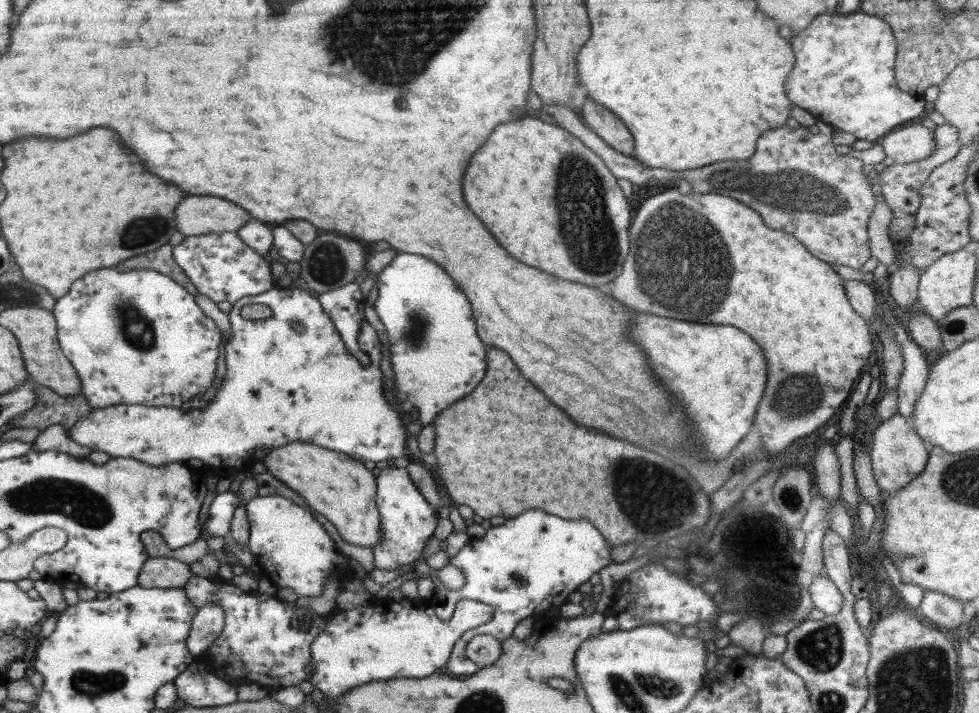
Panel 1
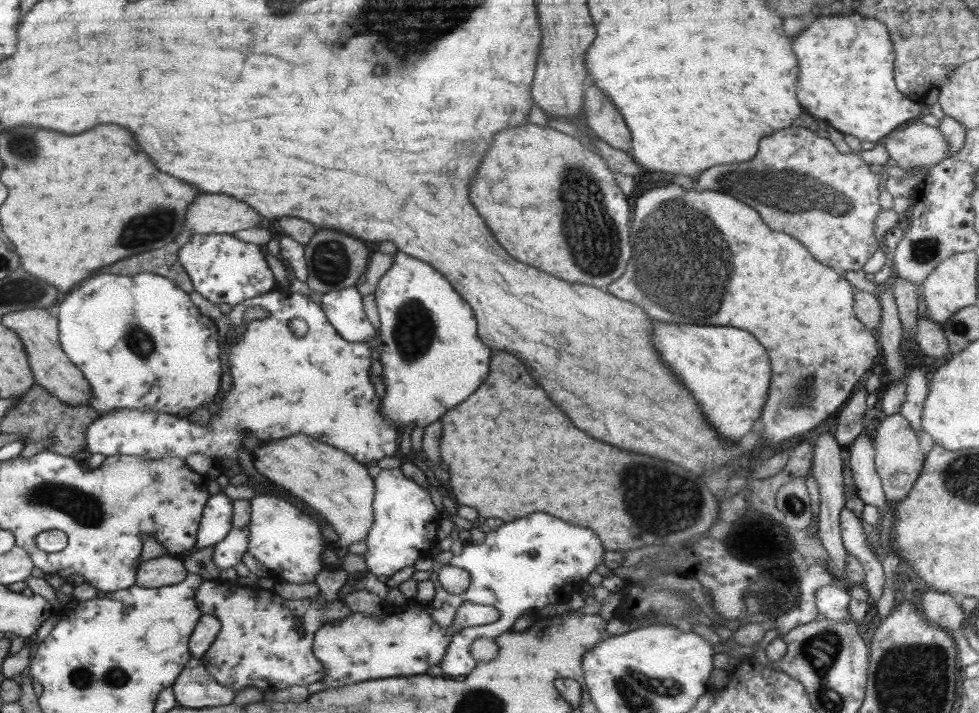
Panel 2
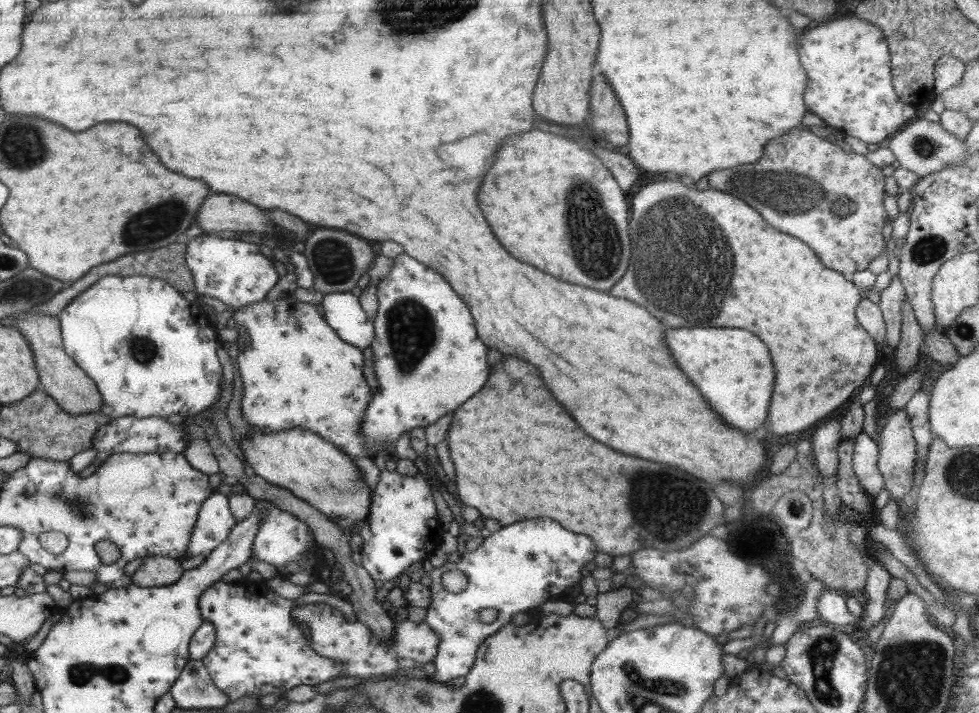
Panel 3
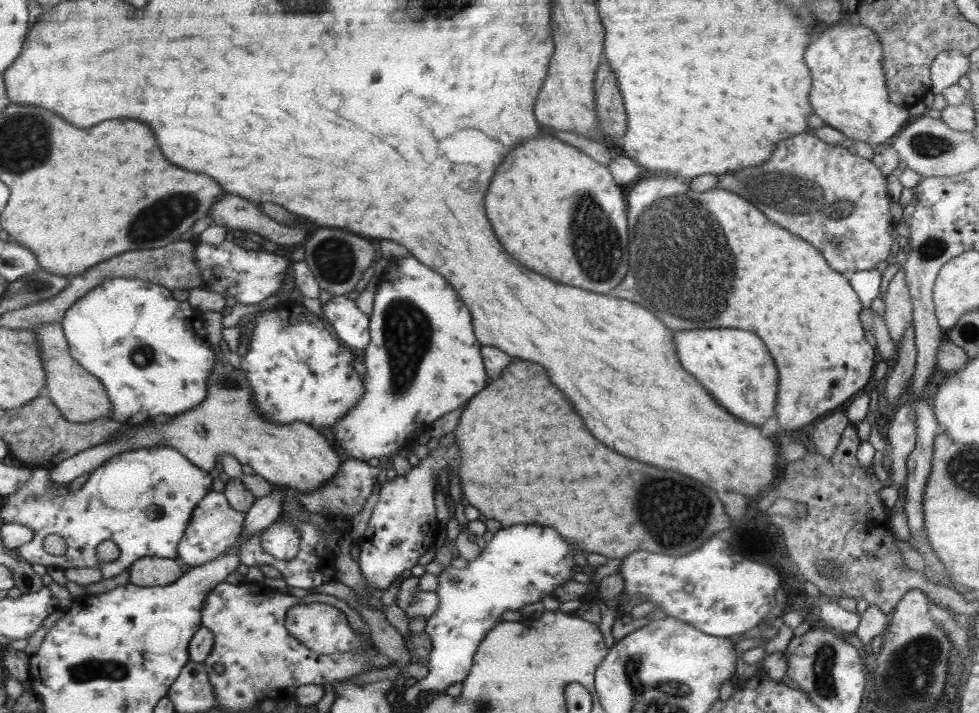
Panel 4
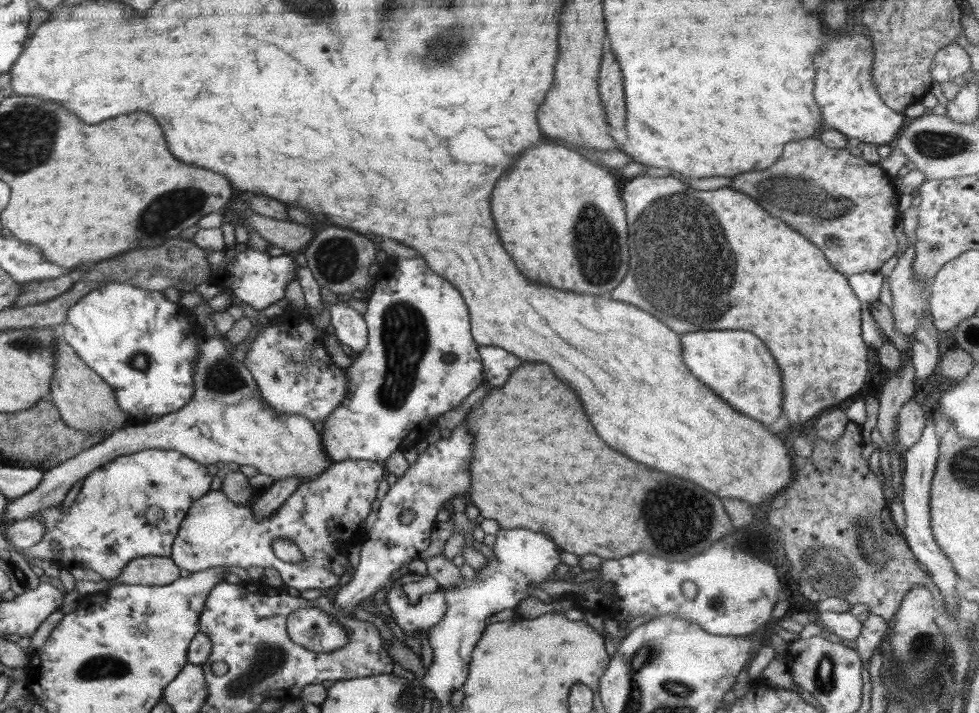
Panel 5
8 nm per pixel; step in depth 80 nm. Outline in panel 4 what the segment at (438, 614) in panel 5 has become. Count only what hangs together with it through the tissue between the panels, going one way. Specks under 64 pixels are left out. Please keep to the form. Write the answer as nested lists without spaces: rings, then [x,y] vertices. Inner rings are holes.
[[[416,576],[402,579],[396,596],[396,605],[410,621],[419,616],[427,620],[438,610],[438,595],[434,591],[418,591],[418,582],[419,578]]]

